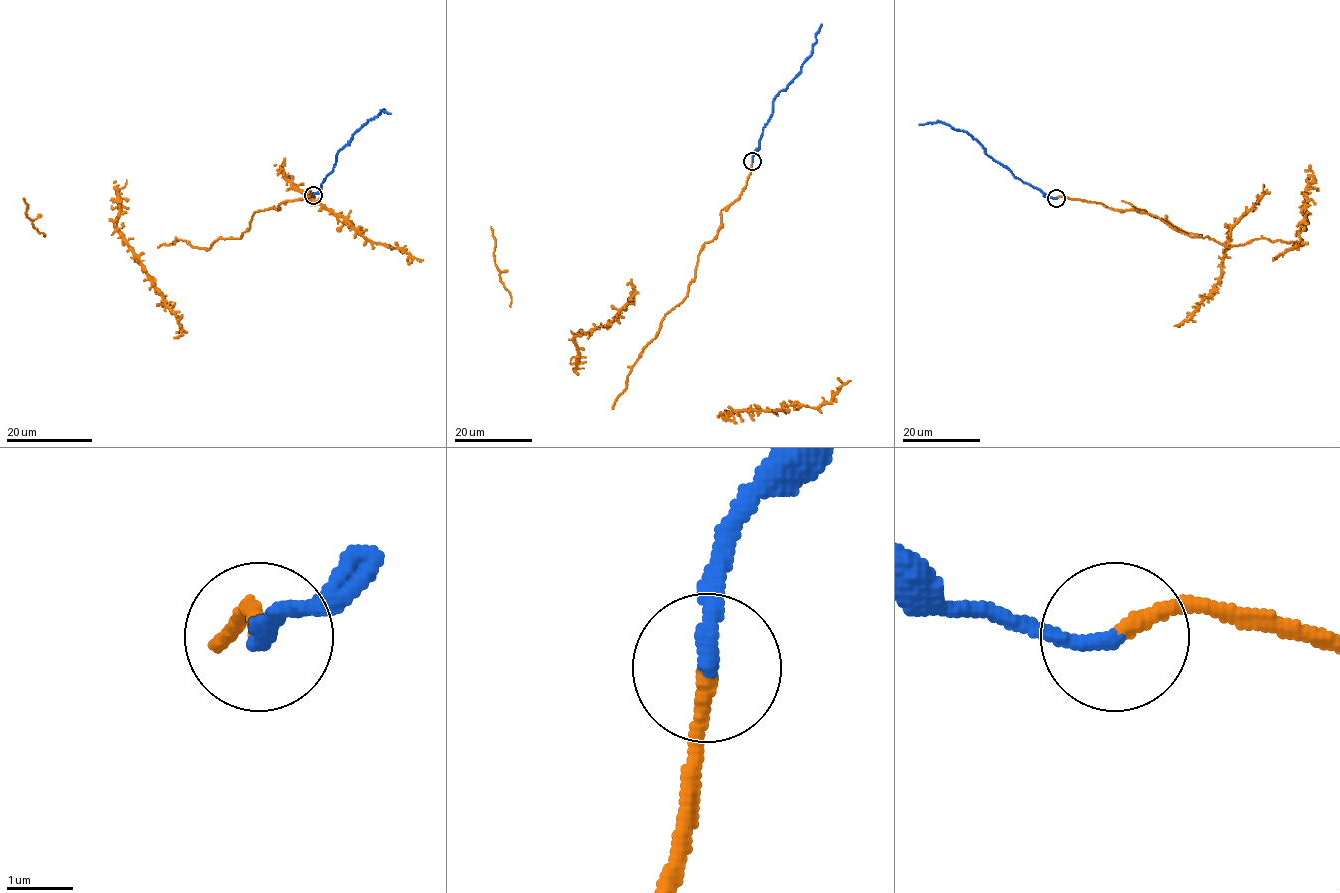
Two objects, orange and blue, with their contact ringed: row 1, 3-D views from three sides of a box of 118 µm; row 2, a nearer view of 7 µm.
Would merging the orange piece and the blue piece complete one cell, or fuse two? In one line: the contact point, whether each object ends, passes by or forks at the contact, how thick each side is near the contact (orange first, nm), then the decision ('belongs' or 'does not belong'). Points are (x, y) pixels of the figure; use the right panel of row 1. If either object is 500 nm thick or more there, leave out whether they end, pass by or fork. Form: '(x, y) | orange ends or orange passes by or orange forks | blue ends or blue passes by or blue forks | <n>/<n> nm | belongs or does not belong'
(1056, 198) | orange ends | blue ends | 240/260 nm | does not belong

